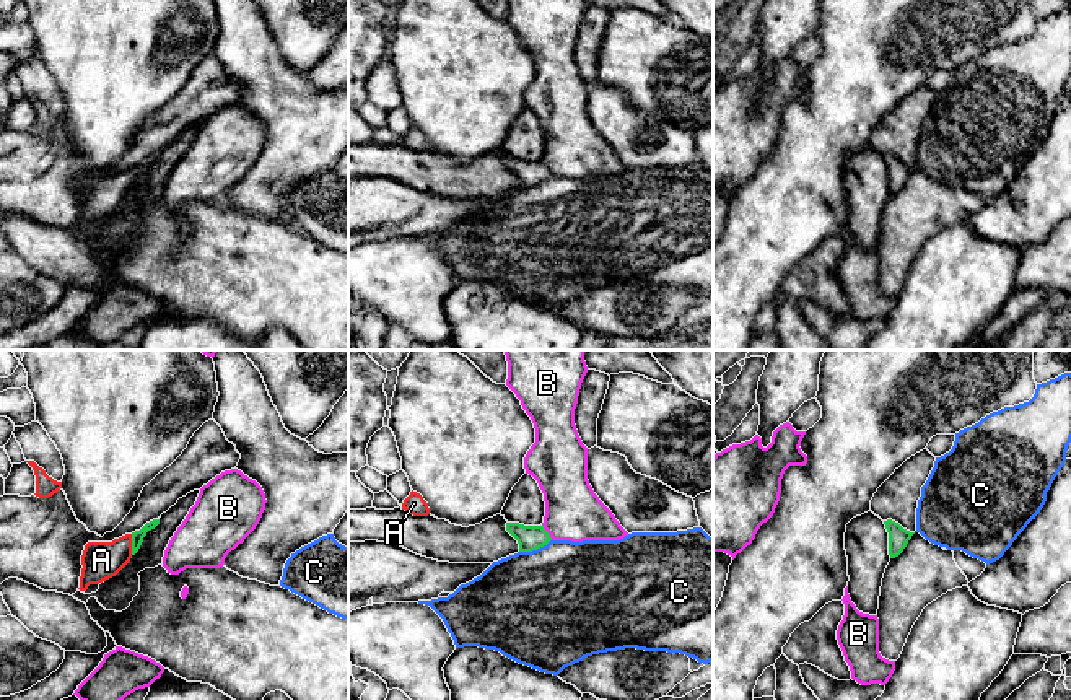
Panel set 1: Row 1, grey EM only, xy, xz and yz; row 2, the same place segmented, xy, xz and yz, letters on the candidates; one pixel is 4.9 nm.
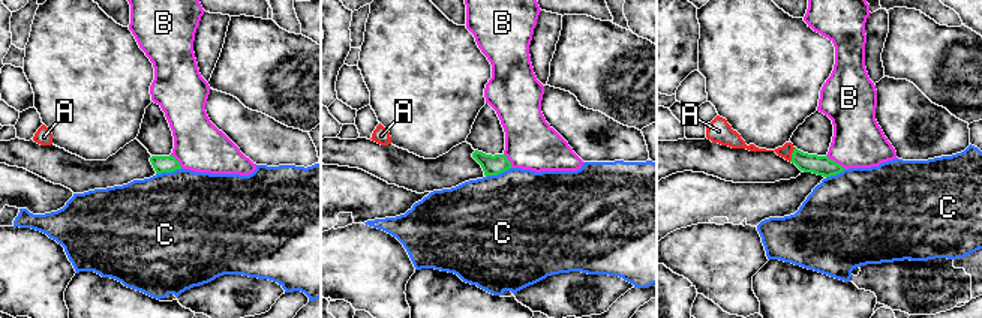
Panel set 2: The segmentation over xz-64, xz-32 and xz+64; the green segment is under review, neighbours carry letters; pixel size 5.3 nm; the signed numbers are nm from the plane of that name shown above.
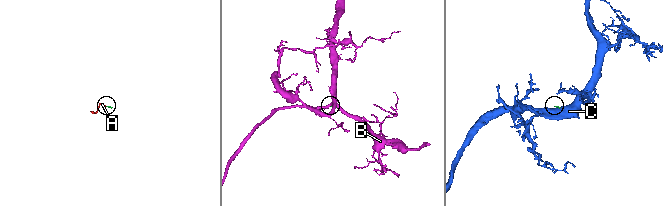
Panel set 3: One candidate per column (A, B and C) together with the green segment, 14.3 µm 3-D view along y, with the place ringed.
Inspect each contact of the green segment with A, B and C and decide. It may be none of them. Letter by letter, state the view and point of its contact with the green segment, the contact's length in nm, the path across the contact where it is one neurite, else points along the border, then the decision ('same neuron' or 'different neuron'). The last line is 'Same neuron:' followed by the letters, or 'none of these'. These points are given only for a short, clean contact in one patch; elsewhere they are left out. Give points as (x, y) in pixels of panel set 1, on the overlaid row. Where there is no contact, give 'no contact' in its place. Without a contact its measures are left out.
A: contact xy (132, 544); length 100 nm; way xy (137, 538), (132, 544), (101, 560); same neuron
B: contact xz (547, 533); length 90 nm; border xz (542, 524), (552, 539); different neuron
C: contact xz (534, 549); length 170 nm; border xz (550, 539), (536, 549), (520, 552); different neuron
Same neuron: A

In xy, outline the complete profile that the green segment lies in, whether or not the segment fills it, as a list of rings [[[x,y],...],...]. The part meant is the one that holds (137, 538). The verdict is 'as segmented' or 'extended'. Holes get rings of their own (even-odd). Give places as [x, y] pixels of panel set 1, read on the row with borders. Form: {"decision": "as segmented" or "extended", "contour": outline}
{"decision": "extended", "contour": [[[160,519],[146,523],[140,531],[125,534],[112,542],[88,542],[81,555],[80,591],[116,576],[138,552],[143,537],[155,529]]]}

